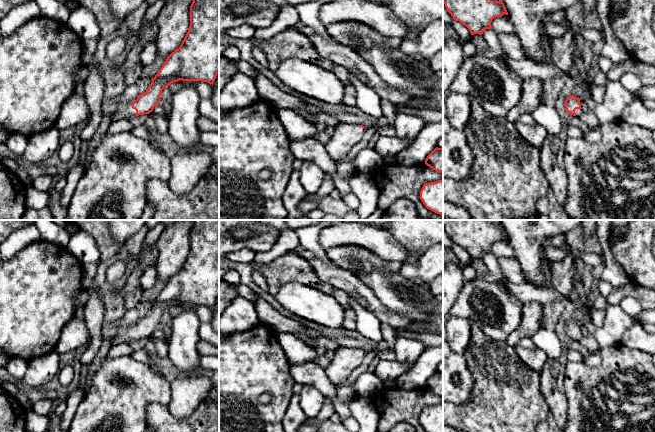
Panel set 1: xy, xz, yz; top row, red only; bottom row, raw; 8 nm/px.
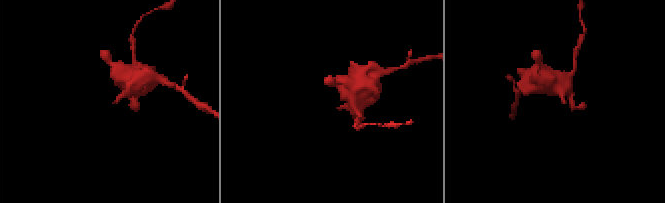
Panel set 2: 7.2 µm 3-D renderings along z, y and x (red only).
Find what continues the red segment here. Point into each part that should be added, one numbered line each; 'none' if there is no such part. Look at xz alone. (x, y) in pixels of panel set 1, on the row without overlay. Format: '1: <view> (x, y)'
1: xz (345, 360)

